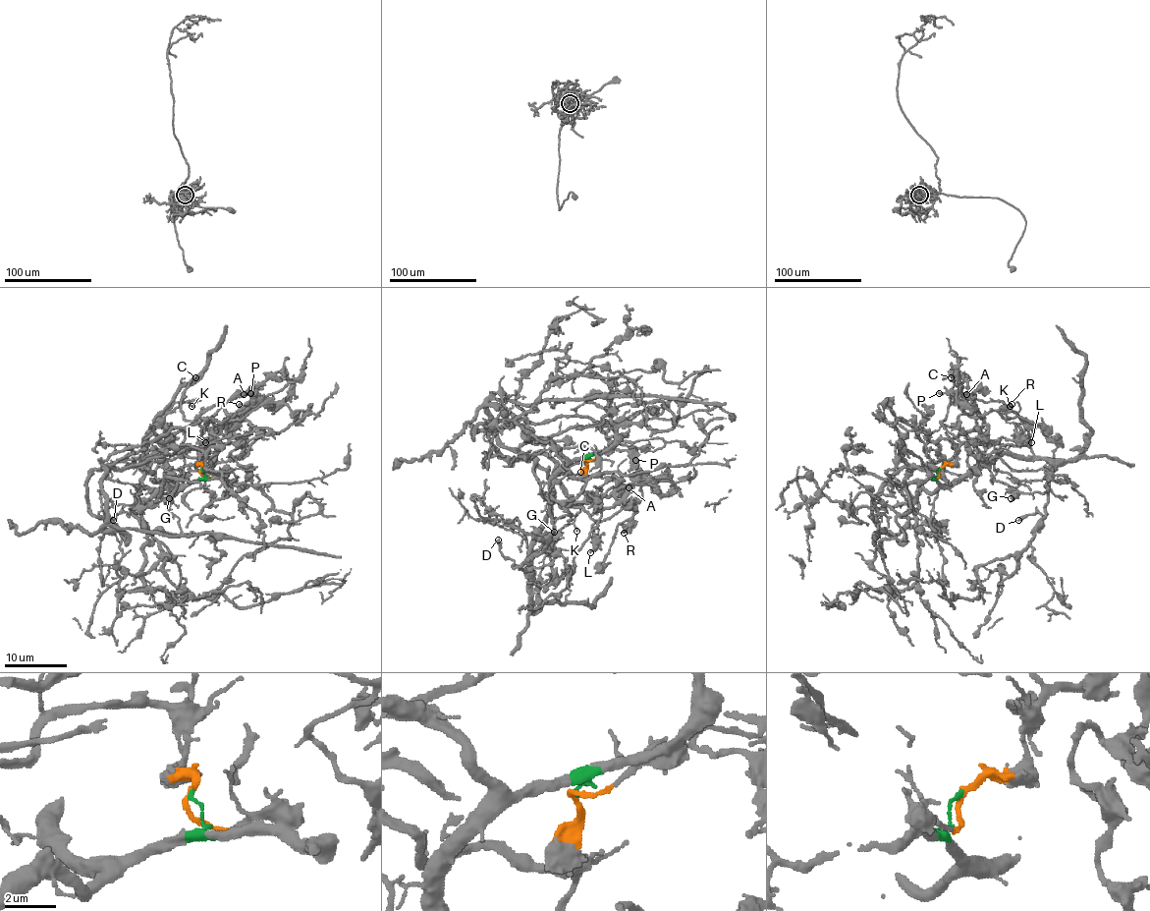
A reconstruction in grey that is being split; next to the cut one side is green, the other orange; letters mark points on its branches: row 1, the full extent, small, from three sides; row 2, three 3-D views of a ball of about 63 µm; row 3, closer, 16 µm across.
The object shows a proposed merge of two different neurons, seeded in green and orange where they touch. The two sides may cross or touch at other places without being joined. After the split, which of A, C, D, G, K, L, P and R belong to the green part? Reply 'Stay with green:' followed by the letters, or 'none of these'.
Stay with green: D, G, K

